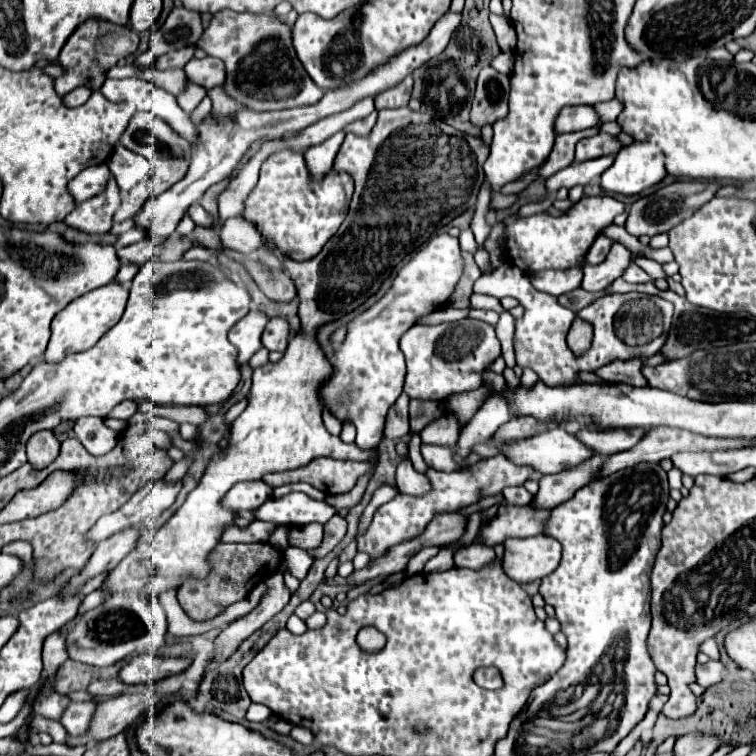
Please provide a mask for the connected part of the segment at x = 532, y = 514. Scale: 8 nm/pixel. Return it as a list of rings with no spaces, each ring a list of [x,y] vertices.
[[[503,503],[499,507],[499,513],[481,529],[483,543],[493,547],[509,537],[533,537],[541,533],[545,517],[549,517],[549,511],[537,511],[531,505],[515,507]]]

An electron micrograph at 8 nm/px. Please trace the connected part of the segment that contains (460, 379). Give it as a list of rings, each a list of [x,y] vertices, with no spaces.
[[[471,317],[441,325],[413,325],[401,335],[399,345],[407,359],[407,377],[403,391],[411,399],[437,403],[455,393],[479,389],[483,385],[483,369],[501,355],[501,345],[495,329],[489,323]]]

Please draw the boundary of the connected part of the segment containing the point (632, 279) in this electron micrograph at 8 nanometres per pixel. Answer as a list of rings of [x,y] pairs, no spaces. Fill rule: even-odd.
[[[629,265],[629,269],[625,271],[625,281],[629,281],[629,283],[649,283],[651,277],[643,269],[639,269],[637,265]]]

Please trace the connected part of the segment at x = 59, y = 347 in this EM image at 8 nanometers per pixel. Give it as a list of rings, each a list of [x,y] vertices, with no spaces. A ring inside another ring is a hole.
[[[113,281],[109,285],[93,289],[91,293],[71,301],[71,305],[65,307],[61,313],[57,313],[53,323],[51,323],[51,341],[49,341],[47,351],[43,355],[45,361],[47,363],[59,363],[67,355],[91,349],[101,339],[101,335],[121,319],[127,295],[129,295],[129,289],[119,285],[117,281]]]

